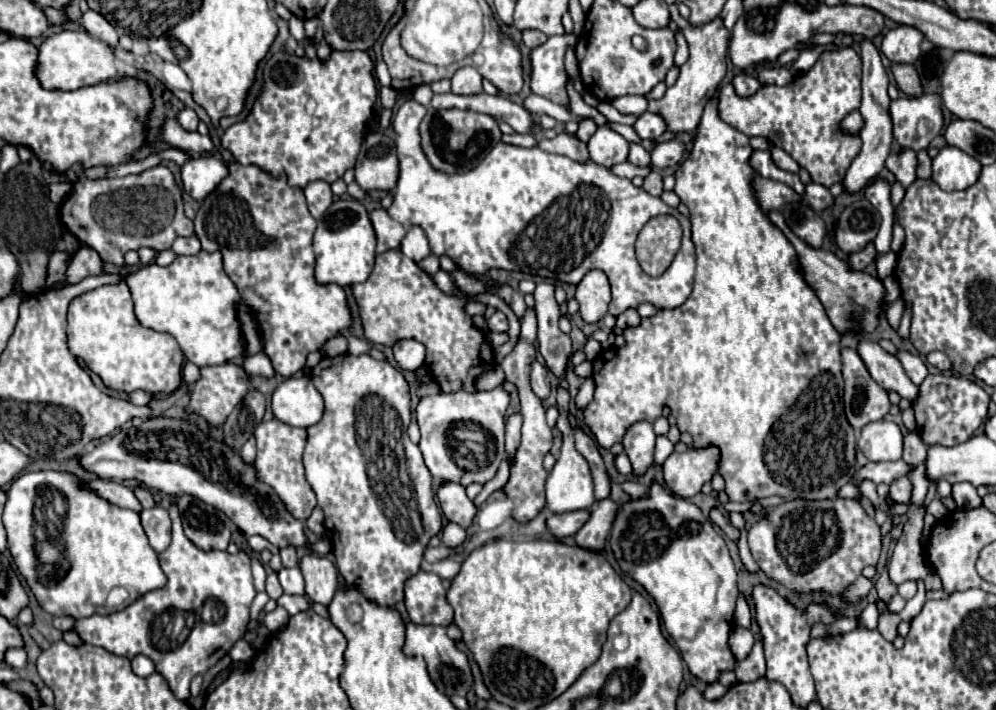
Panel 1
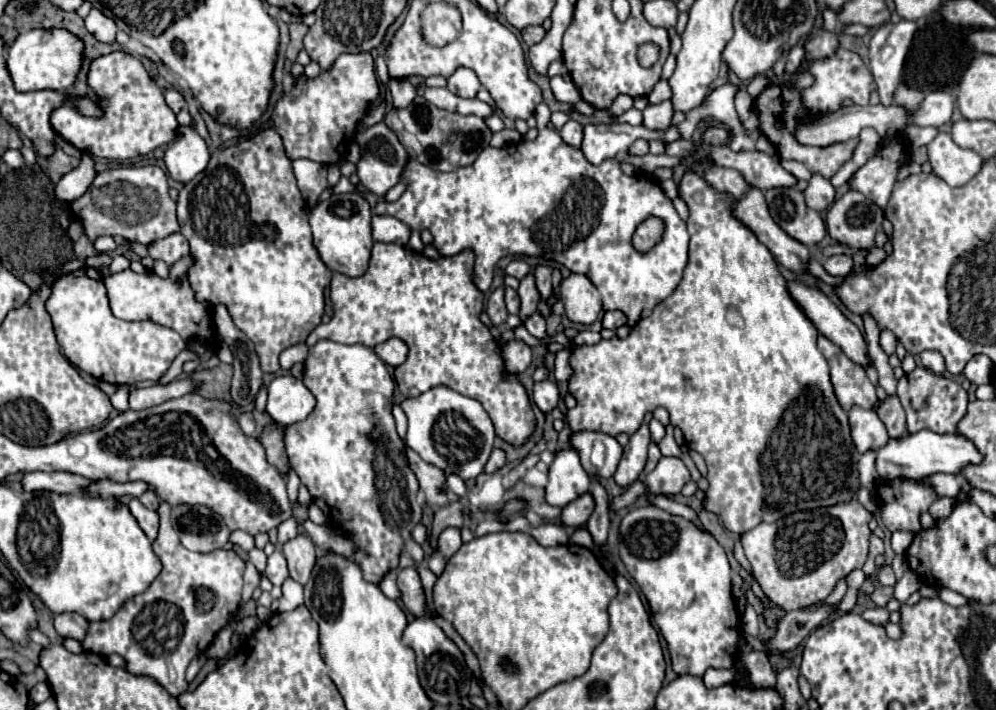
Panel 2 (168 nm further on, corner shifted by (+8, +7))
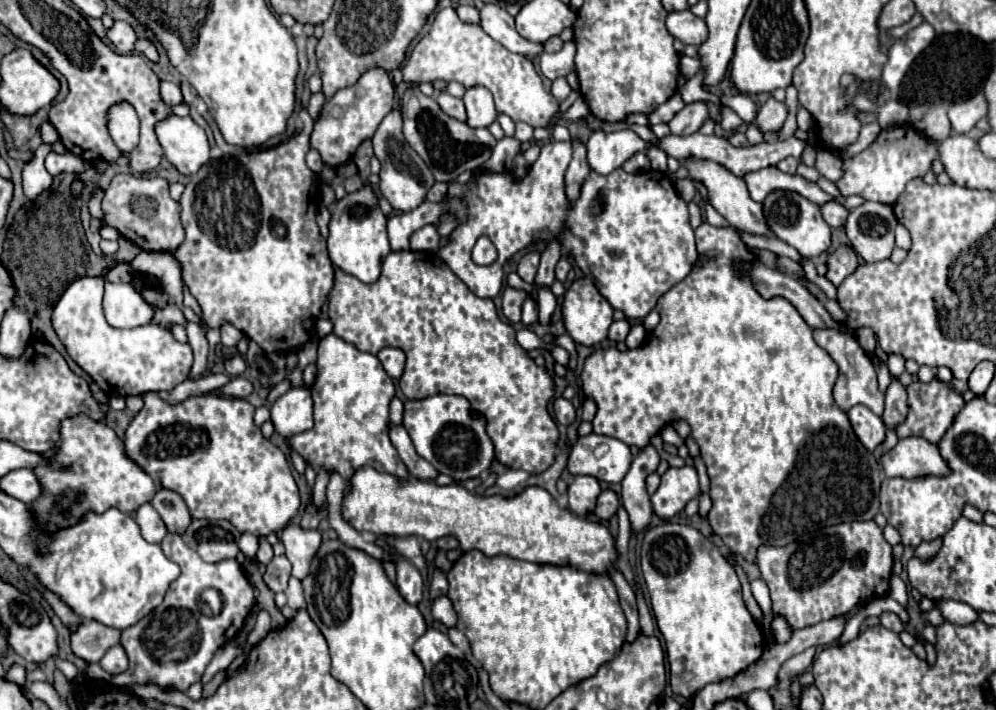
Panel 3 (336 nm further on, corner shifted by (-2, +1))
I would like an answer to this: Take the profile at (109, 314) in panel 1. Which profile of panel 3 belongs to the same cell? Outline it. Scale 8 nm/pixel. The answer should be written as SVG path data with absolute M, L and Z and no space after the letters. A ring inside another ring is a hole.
M84 277L74 281L52 313L52 327L74 363L84 369L96 385L112 395L144 395L150 391L172 391L188 379L192 367L192 349L178 343L168 329L154 323L134 329L114 329L106 323L102 311L104 279Z

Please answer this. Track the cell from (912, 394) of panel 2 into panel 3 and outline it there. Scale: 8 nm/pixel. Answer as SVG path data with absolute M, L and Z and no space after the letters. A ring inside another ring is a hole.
M938 379L930 383L914 381L912 385L906 387L906 391L908 391L908 415L904 423L896 427L896 435L900 439L914 435L914 437L924 437L930 443L938 443L940 437L946 433L946 429L952 425L954 415L964 407L962 395Z

